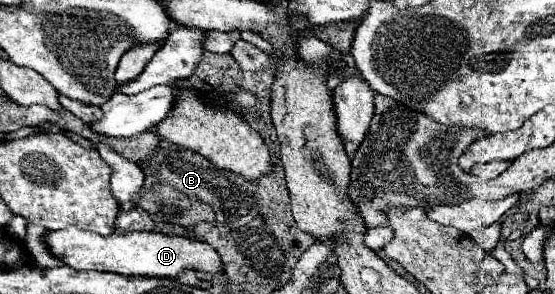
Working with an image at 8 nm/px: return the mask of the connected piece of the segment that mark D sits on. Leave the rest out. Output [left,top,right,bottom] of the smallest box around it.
[46,227,224,277]

